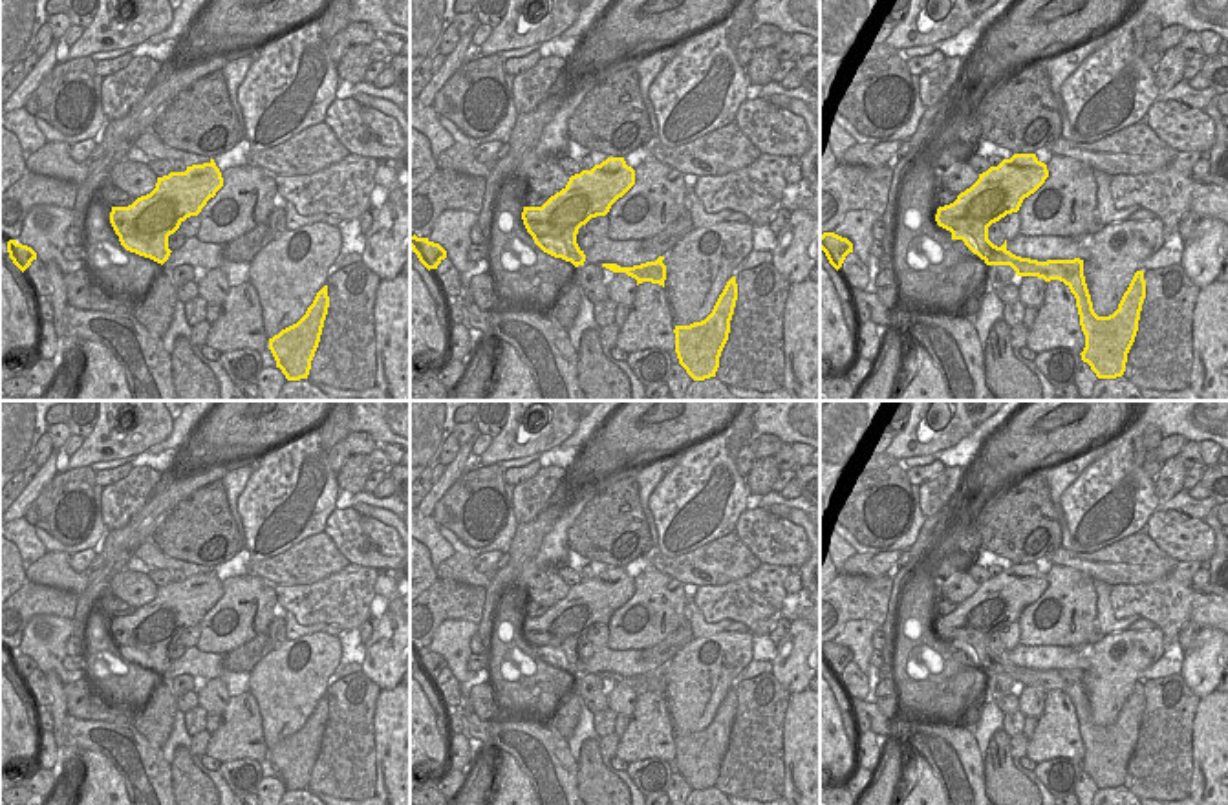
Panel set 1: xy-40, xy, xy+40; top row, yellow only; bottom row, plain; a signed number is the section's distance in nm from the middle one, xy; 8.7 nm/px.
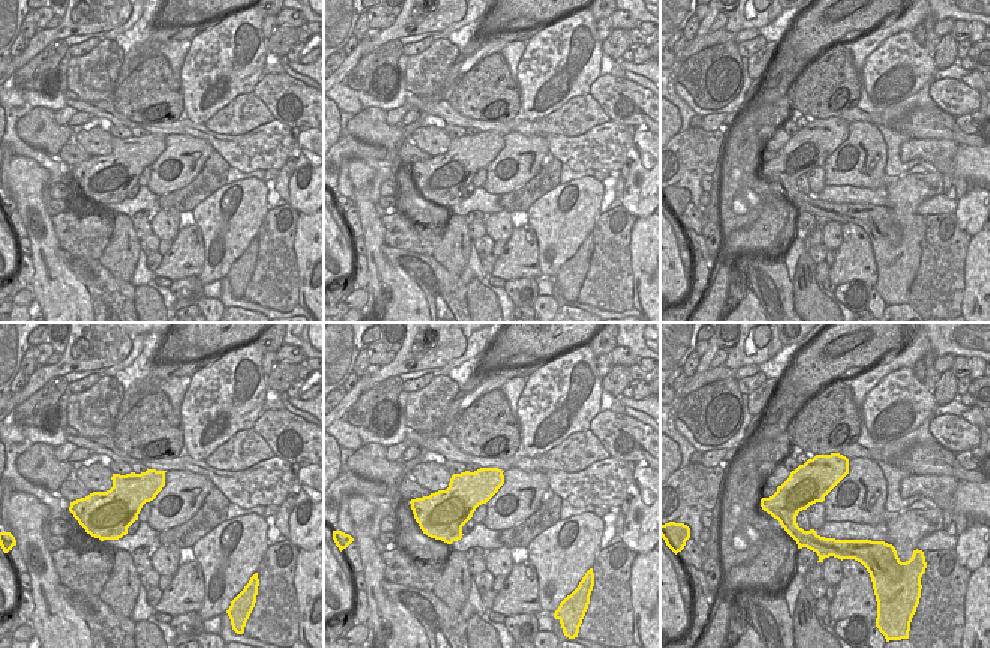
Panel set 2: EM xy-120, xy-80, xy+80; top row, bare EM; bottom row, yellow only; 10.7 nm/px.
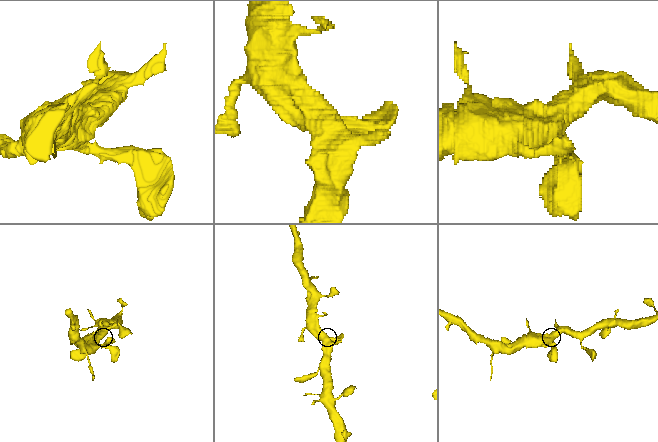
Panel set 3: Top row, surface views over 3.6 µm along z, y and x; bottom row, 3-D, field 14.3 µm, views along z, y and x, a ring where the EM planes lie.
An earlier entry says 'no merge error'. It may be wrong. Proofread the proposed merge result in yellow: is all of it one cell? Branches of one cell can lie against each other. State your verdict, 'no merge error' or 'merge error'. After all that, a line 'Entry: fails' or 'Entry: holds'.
no merge error
Entry: holds

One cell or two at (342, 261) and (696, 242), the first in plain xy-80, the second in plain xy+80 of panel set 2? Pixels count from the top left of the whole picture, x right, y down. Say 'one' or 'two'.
two

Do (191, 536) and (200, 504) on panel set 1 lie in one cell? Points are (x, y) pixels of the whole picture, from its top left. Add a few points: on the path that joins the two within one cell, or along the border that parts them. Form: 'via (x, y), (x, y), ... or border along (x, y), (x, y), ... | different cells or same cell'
via (198, 529), (200, 511) | same cell

